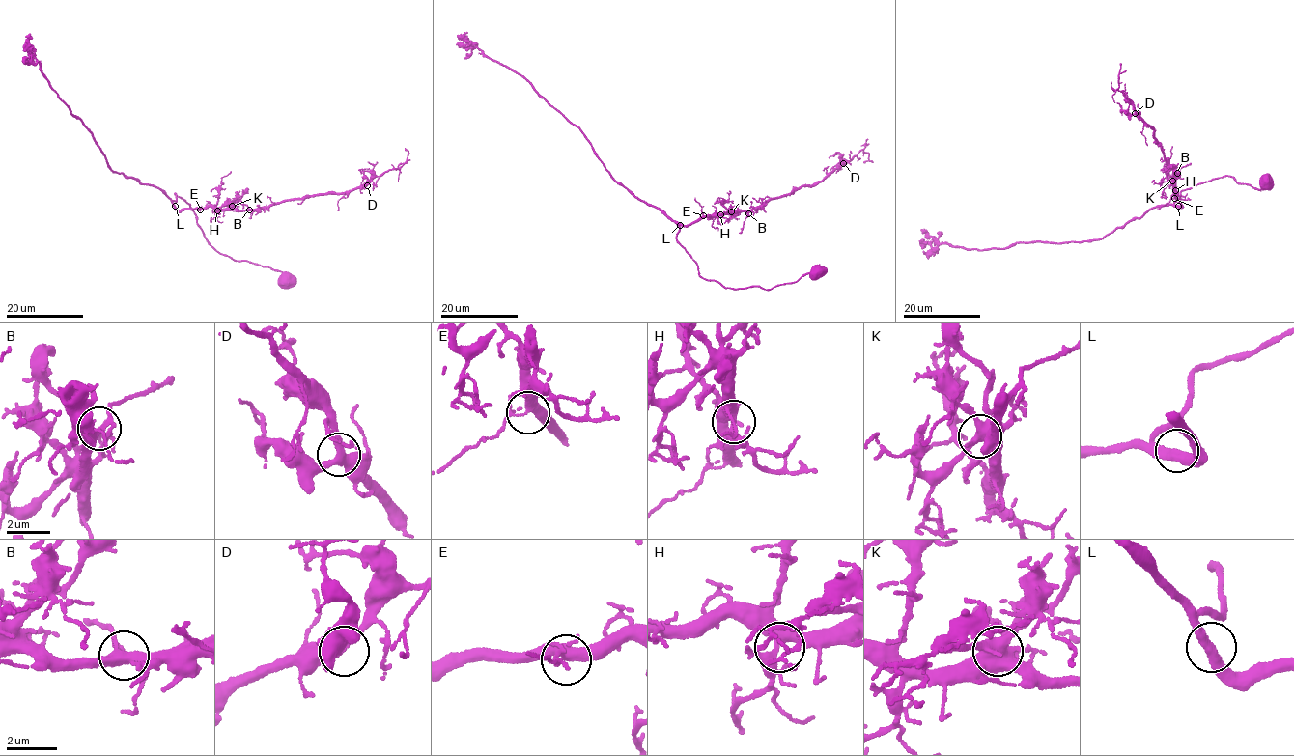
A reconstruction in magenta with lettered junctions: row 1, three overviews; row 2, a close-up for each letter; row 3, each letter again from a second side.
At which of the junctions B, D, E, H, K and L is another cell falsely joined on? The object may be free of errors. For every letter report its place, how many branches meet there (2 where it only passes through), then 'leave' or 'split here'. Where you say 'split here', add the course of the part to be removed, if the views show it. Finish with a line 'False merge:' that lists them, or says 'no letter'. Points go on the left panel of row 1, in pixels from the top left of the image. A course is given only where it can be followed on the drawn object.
B: place (249, 210); branches 4; leave
D: place (367, 185); branches 3; leave
E: place (200, 210); branches 5; leave
H: place (217, 210); branches 5; leave
K: place (232, 206); branches 7; leave
L: place (175, 206); branches 2; leave
False merge: no letter

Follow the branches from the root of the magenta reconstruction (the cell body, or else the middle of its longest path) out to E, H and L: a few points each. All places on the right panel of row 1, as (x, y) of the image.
E: (1265, 183), (1261, 178), (1267, 184), (1260, 191), (1223, 176), (1183, 190), (1174, 203), (1181, 206), (1174, 198)
H: (1265, 183), (1260, 191), (1215, 178), (1181, 191), (1181, 206), (1175, 190)
L: (1265, 183), (1261, 178), (1267, 184), (1260, 191), (1232, 177), (1216, 178), (1183, 190), (1174, 203), (1177, 206)

